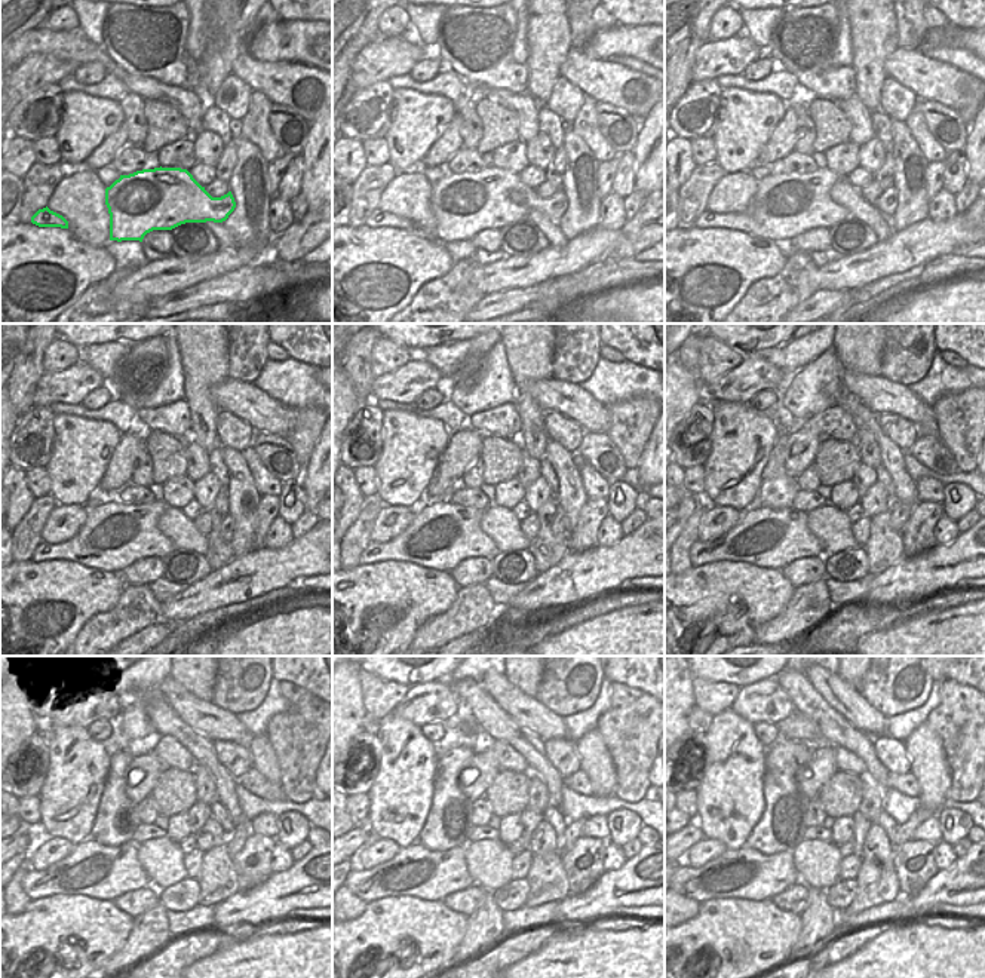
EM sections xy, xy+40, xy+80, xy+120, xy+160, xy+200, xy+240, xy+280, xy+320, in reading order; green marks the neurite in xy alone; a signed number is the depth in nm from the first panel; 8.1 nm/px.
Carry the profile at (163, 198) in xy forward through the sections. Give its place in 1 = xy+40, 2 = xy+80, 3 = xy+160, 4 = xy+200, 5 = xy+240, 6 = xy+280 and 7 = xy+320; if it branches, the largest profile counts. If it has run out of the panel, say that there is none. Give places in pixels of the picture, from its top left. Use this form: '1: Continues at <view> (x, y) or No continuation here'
1: Continues at xy+40 (463, 204)
2: Continues at xy+80 (785, 205)
3: Continues at xy+160 (442, 535)
4: Continues at xy+200 (767, 537)
5: Continues at xy+240 (98, 871)
6: Continues at xy+280 (417, 871)
7: Continues at xy+320 (746, 873)

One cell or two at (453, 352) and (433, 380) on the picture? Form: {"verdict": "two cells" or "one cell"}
{"verdict": "two cells"}

